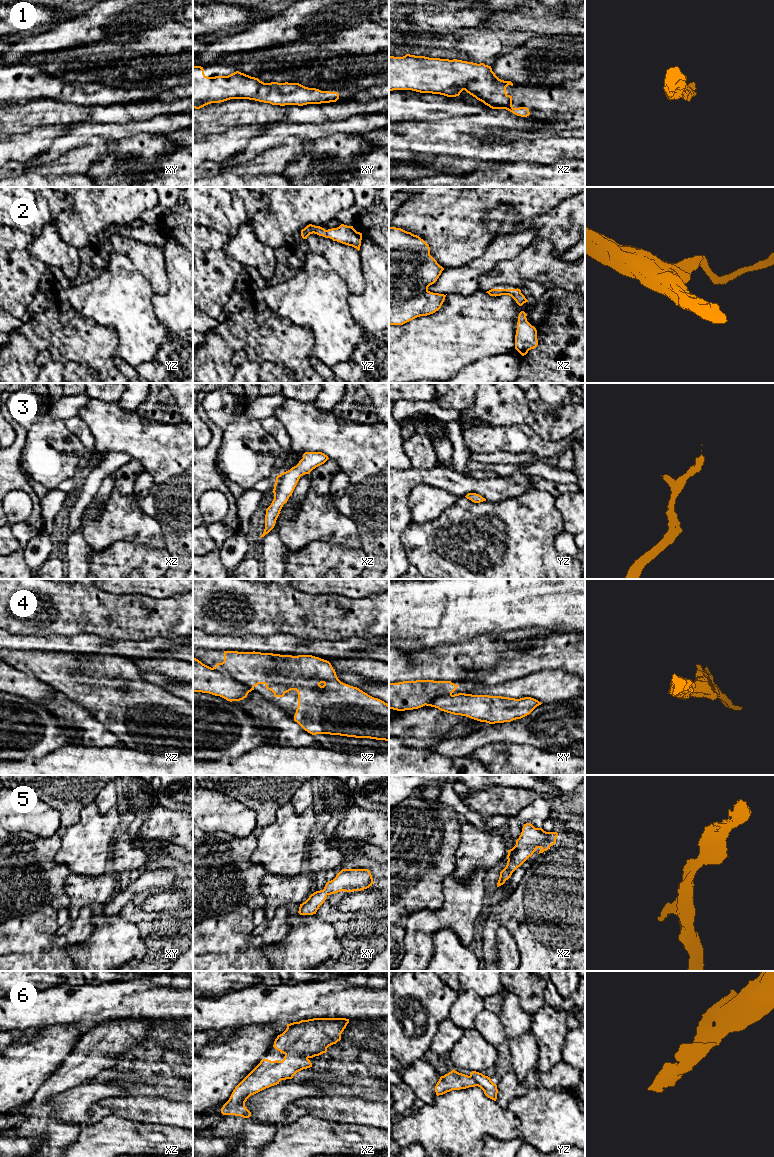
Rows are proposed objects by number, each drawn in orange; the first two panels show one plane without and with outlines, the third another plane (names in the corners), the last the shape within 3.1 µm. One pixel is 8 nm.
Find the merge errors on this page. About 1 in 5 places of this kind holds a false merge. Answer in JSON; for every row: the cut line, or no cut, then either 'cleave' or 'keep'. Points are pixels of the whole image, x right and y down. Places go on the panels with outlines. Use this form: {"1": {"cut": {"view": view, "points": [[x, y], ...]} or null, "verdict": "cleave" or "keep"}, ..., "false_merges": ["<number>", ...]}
{"1": {"cut": null, "verdict": "keep"}, "2": {"cut": null, "verdict": "keep"}, "3": {"cut": null, "verdict": "keep"}, "4": {"cut": {"view": "xz", "points": [[212, 668], [253, 687]]}, "verdict": "cleave"}, "5": {"cut": null, "verdict": "keep"}, "6": {"cut": null, "verdict": "keep"}, "false_merges": ["4"]}

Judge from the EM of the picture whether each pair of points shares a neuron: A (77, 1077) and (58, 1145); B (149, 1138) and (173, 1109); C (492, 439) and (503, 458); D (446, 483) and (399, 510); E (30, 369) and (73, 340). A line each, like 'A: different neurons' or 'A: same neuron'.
A: same neuron
B: different neurons
C: different neurons
D: same neuron
E: same neuron

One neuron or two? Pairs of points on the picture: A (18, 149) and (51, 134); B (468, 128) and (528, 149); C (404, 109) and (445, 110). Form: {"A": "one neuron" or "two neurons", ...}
{"A": "one neuron", "B": "one neuron", "C": "one neuron"}

